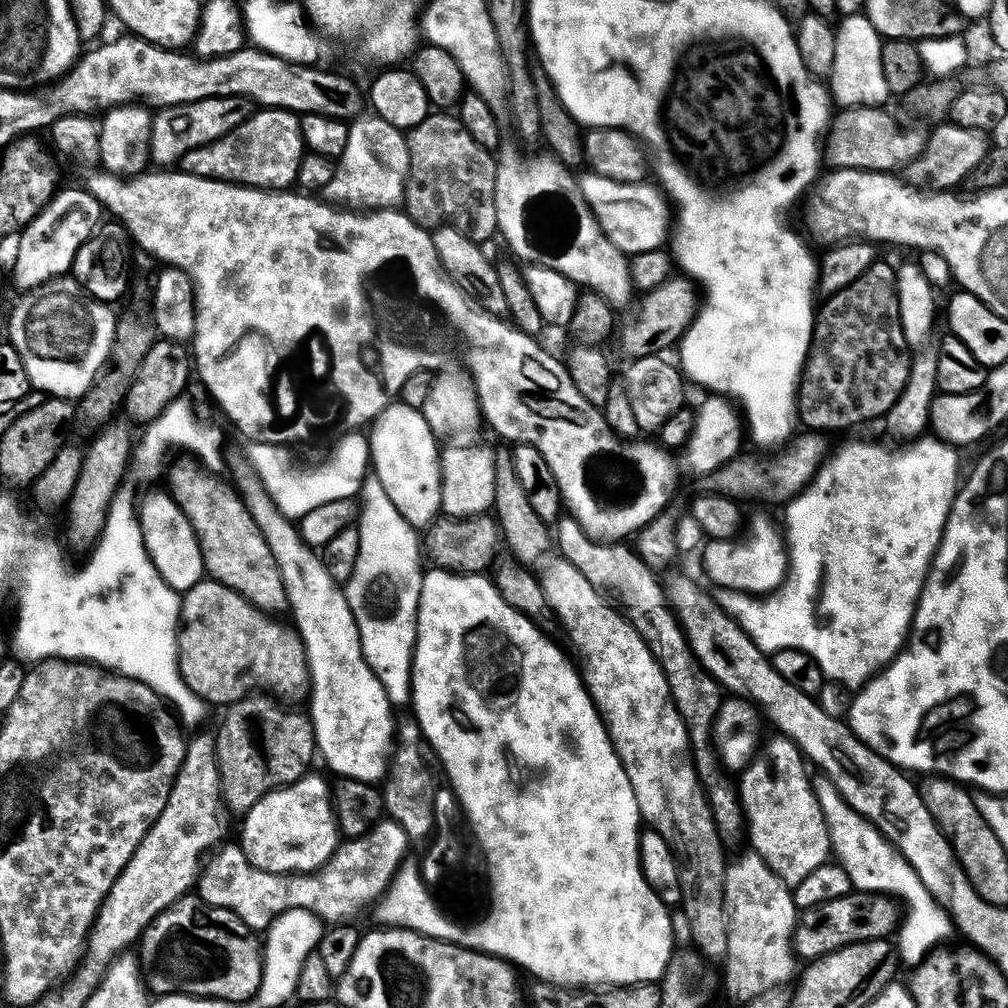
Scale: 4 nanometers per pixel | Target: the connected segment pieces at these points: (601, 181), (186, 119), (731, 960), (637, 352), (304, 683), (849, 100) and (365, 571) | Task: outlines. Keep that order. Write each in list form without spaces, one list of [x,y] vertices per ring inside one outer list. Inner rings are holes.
[[[587,175],[579,177],[580,192],[596,215],[600,229],[608,236],[610,242],[614,242],[614,246],[618,246],[620,252],[631,258],[643,252],[659,252],[669,243],[670,204],[659,187],[651,188],[648,182],[619,184],[610,178]]]
[[[241,96],[210,98],[193,104],[165,108],[155,113],[152,122],[151,163],[156,166],[176,166],[190,150],[198,150],[207,144],[221,140],[226,134],[238,130],[242,122],[254,115],[254,105]]]
[[[749,854],[727,865],[724,898],[730,909],[727,913],[728,977],[725,980],[723,977],[722,984],[728,987],[734,999],[747,1002],[775,993],[776,984],[784,984],[792,975],[797,975],[794,937],[798,907],[791,895],[793,893],[788,885],[772,873],[768,863],[760,856]]]
[[[670,278],[665,284],[658,286],[658,290],[647,293],[641,299],[644,301],[641,302],[640,309],[630,313],[625,320],[623,317],[618,328],[618,336],[620,332],[620,348],[628,355],[629,361],[641,360],[647,356],[659,356],[667,353],[667,348],[675,349],[684,339],[693,320],[696,319],[698,311],[697,285],[688,278],[676,279]]]
[[[205,578],[198,586],[183,593],[180,619],[180,673],[186,686],[190,686],[190,690],[194,690],[194,694],[198,694],[198,698],[202,698],[205,704],[237,704],[249,694],[263,689],[260,688],[263,684],[278,688],[288,696],[295,692],[309,691],[308,654],[304,650],[300,633],[291,627],[283,628],[279,619],[258,611],[253,604],[246,602],[246,598],[242,598],[224,584]]]
[[[857,14],[857,15],[845,15],[840,21],[836,28],[836,53],[834,54],[834,66],[830,69],[830,76],[832,76],[832,84],[830,80],[830,90],[834,95],[835,101],[840,105],[840,103],[845,109],[851,110],[853,108],[884,108],[887,105],[887,100],[891,101],[893,99],[892,91],[890,86],[886,86],[886,74],[882,74],[882,50],[885,46],[885,41],[878,34],[878,30],[871,22],[868,21],[867,15]]]
[[[375,476],[369,477],[364,482],[364,490],[362,493],[362,507],[358,512],[358,528],[360,524],[360,553],[356,556],[356,569],[352,572],[352,577],[346,583],[346,591],[348,593],[348,601],[350,602],[350,610],[354,614],[354,618],[358,622],[358,630],[360,631],[360,641],[362,642],[362,650],[364,657],[370,667],[372,673],[382,682],[382,686],[386,690],[388,700],[393,706],[405,706],[412,703],[412,657],[416,655],[416,619],[418,618],[418,610],[420,609],[420,595],[422,594],[422,586],[424,585],[425,569],[420,569],[420,540],[417,529],[410,526],[410,522],[406,522],[406,518],[402,518],[402,514],[398,514],[398,510],[394,506],[394,502],[390,502],[390,494],[386,494],[386,486],[382,486],[382,482]]]

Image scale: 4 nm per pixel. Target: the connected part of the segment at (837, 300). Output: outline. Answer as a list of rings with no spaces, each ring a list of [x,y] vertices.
[[[873,263],[872,266],[836,295],[823,301],[816,318],[816,332],[812,336],[812,351],[808,354],[808,365],[804,367],[804,379],[800,381],[798,416],[805,429],[816,434],[844,432],[871,420],[883,421],[888,412],[902,398],[910,382],[914,352],[902,330],[902,314],[896,289],[895,267]]]

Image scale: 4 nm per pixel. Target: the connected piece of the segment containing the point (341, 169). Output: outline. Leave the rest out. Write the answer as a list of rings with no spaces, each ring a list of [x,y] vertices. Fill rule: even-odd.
[[[364,114],[351,121],[346,150],[336,164],[336,173],[326,190],[326,196],[336,206],[392,210],[404,204],[404,187],[408,184],[409,170],[410,150],[407,135],[401,129],[390,126],[390,122],[380,116]]]

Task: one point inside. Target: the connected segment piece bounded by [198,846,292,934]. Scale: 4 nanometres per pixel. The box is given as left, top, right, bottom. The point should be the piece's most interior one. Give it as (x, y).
(230, 881)

